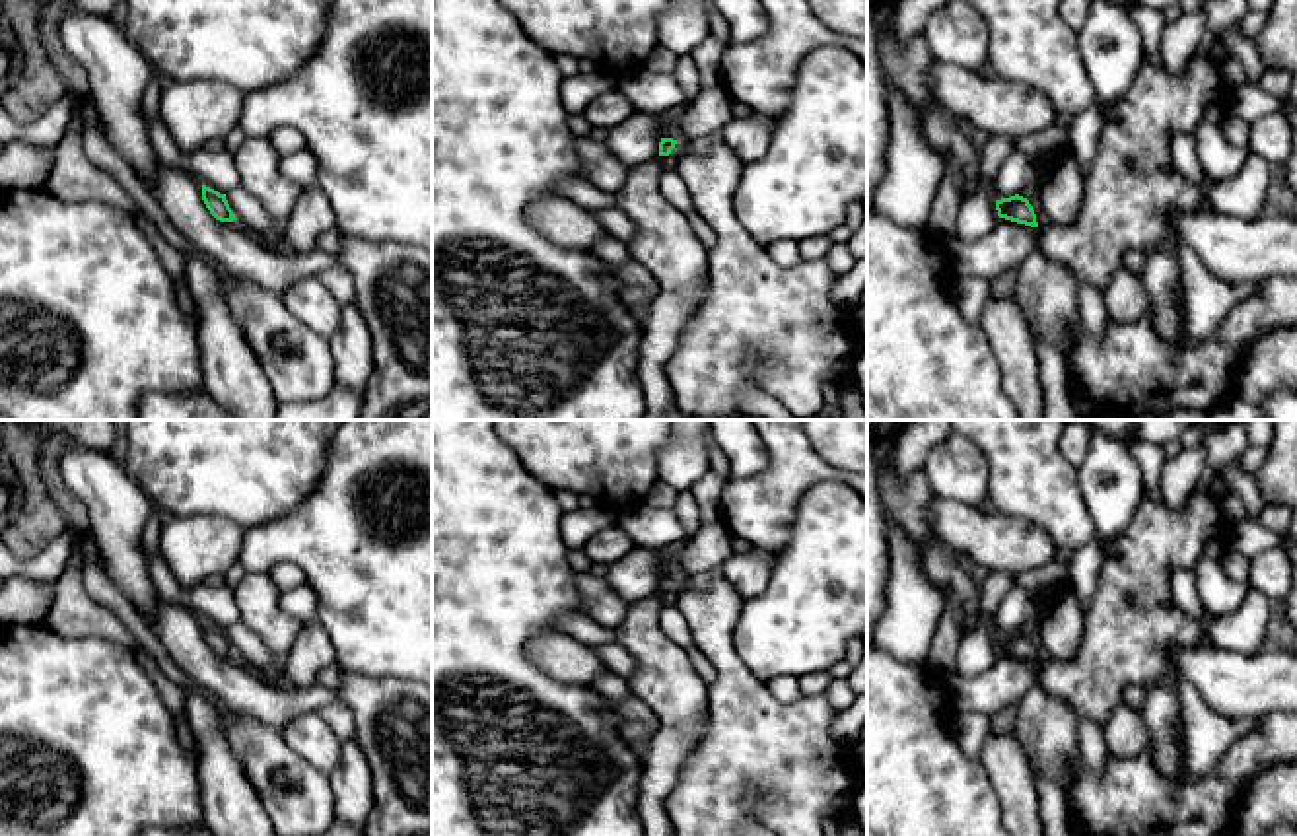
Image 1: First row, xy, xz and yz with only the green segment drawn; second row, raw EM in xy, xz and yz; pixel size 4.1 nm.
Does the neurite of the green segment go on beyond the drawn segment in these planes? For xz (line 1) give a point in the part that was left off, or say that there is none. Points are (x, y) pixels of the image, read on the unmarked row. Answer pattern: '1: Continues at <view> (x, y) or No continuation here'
1: Continues at xz (681, 584)

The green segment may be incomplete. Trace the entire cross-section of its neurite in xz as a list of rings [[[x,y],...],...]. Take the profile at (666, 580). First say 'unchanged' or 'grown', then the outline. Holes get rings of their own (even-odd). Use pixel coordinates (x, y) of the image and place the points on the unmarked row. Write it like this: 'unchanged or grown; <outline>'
grown; [[[661,574],[659,577],[659,591],[673,591],[675,595],[686,591],[686,589],[706,589],[708,587],[710,574],[694,574],[694,575],[673,575],[673,574]]]

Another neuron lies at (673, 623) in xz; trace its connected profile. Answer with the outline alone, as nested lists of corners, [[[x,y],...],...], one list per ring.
[[[663,605],[659,612],[663,632],[684,651],[696,649],[690,626],[677,605]]]

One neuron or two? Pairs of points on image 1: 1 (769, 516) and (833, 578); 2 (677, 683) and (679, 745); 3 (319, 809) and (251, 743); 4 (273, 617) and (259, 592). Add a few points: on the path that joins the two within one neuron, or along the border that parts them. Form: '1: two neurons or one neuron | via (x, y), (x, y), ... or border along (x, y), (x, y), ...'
1: two neurons | border along (807, 492), (798, 506), (788, 543), (774, 557)
2: two neurons | border along (704, 708), (691, 724), (662, 726)
3: one neuron | via (302, 792), (269, 761)
4: one neuron | via (267, 611), (259, 597)

